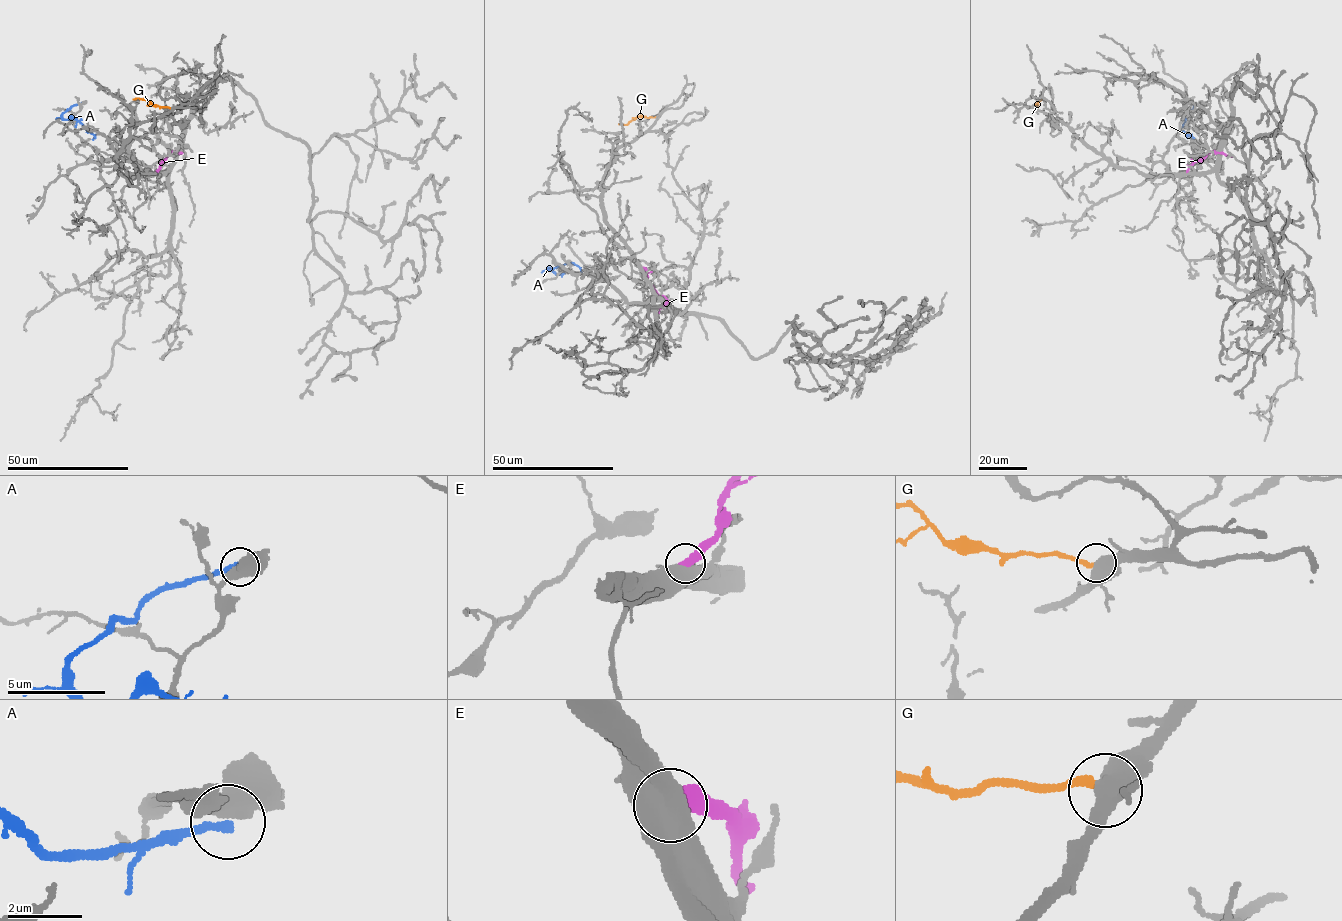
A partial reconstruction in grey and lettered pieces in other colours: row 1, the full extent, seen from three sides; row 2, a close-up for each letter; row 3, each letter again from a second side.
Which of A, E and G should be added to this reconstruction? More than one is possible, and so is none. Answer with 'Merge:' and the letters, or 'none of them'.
Merge: none of them

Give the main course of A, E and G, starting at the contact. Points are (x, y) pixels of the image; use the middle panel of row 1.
A: (568, 272), (556, 274), (547, 268), (572, 263), (579, 267), (578, 272)
E: (641, 268), (645, 269), (656, 292), (667, 299), (658, 313)
G: (657, 117), (637, 117), (627, 124), (618, 124)

